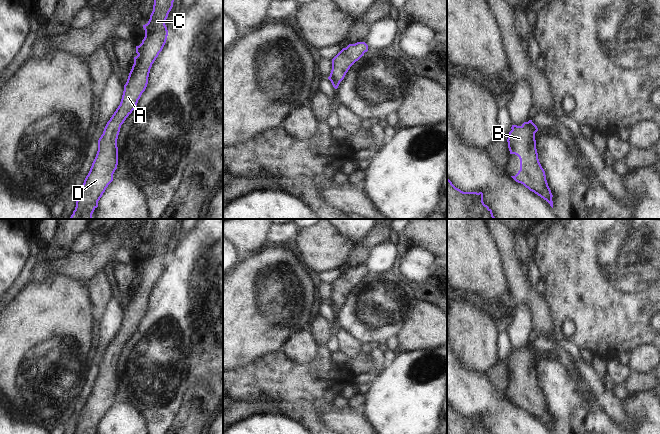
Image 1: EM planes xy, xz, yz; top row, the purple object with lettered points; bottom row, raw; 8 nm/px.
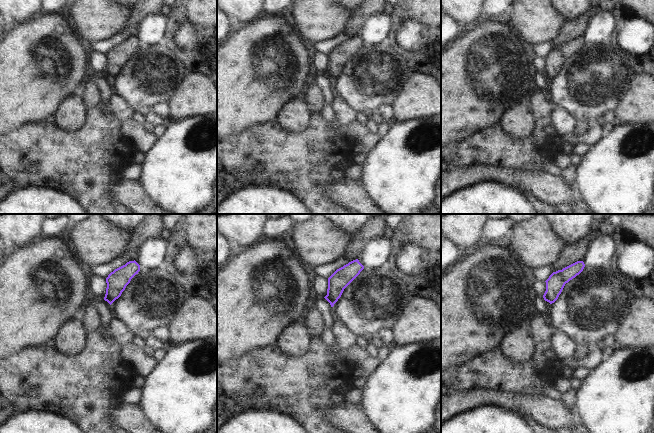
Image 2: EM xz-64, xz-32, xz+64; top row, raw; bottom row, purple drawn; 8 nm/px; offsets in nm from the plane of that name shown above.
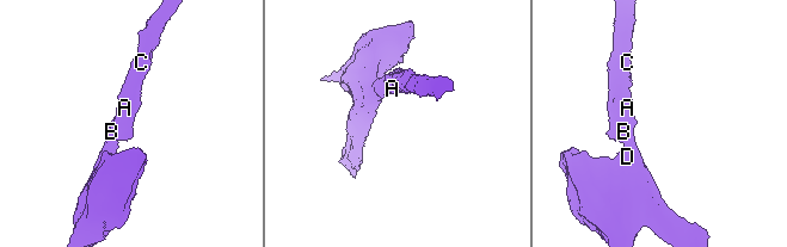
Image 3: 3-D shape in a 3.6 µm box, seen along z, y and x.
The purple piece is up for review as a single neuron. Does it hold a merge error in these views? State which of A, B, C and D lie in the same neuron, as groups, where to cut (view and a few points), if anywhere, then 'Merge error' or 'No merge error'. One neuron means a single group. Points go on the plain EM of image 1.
Groups: A B C D. No split. No merge error.

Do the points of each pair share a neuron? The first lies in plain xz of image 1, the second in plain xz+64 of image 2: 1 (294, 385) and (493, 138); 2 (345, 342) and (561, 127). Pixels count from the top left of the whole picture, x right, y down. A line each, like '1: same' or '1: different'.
1: same
2: same

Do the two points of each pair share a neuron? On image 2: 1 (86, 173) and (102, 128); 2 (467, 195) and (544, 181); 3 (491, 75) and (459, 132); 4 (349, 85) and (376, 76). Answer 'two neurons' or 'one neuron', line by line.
1: one neuron
2: two neurons
3: one neuron
4: one neuron

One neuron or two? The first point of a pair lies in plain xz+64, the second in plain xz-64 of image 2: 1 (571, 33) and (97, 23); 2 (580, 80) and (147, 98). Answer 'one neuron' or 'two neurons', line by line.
1: two neurons
2: one neuron

